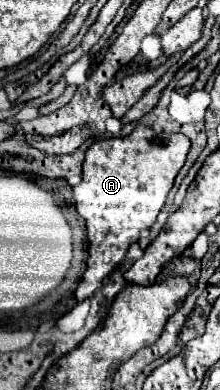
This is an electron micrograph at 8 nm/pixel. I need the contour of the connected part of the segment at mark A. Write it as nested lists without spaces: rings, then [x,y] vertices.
[[[137,124],[129,136],[95,140],[87,148],[83,178],[73,188],[75,208],[85,218],[89,236],[87,270],[75,292],[79,302],[101,288],[103,278],[113,270],[115,262],[125,258],[129,246],[139,240],[141,230],[155,224],[175,176],[185,164],[189,146],[185,134],[155,134],[149,126]]]

